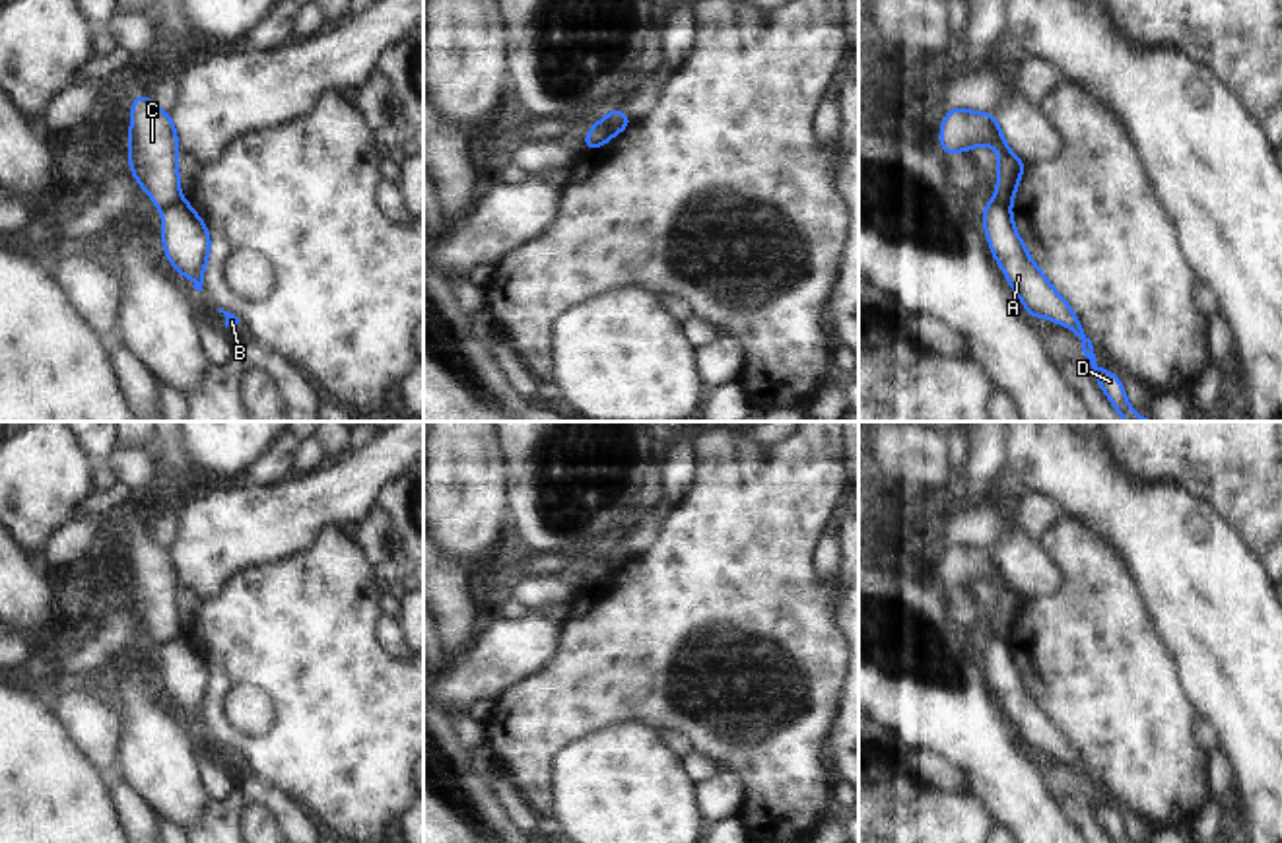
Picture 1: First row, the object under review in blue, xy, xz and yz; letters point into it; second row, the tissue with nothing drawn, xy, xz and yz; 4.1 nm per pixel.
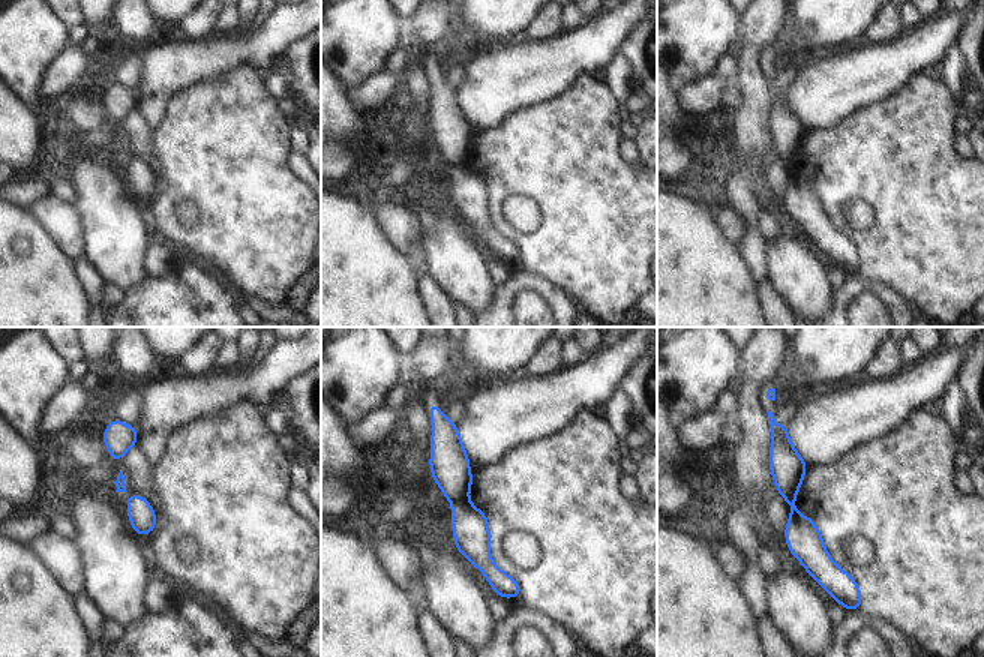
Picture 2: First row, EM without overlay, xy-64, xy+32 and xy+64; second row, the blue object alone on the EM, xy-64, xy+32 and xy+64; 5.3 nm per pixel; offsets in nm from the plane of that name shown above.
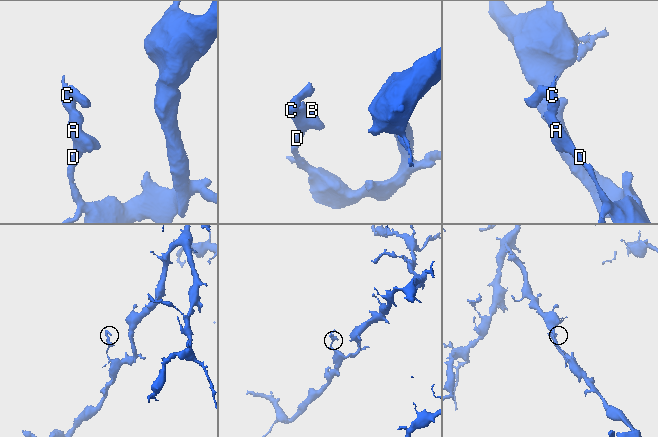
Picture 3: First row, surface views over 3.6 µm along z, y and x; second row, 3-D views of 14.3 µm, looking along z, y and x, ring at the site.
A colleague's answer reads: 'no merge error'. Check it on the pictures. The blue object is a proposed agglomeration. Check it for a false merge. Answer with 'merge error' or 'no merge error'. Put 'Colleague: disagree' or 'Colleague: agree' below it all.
merge error
Colleague: disagree

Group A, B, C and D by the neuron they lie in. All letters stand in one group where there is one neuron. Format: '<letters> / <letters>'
A B D / C

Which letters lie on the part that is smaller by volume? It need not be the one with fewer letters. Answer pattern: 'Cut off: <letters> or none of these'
Cut off: C

